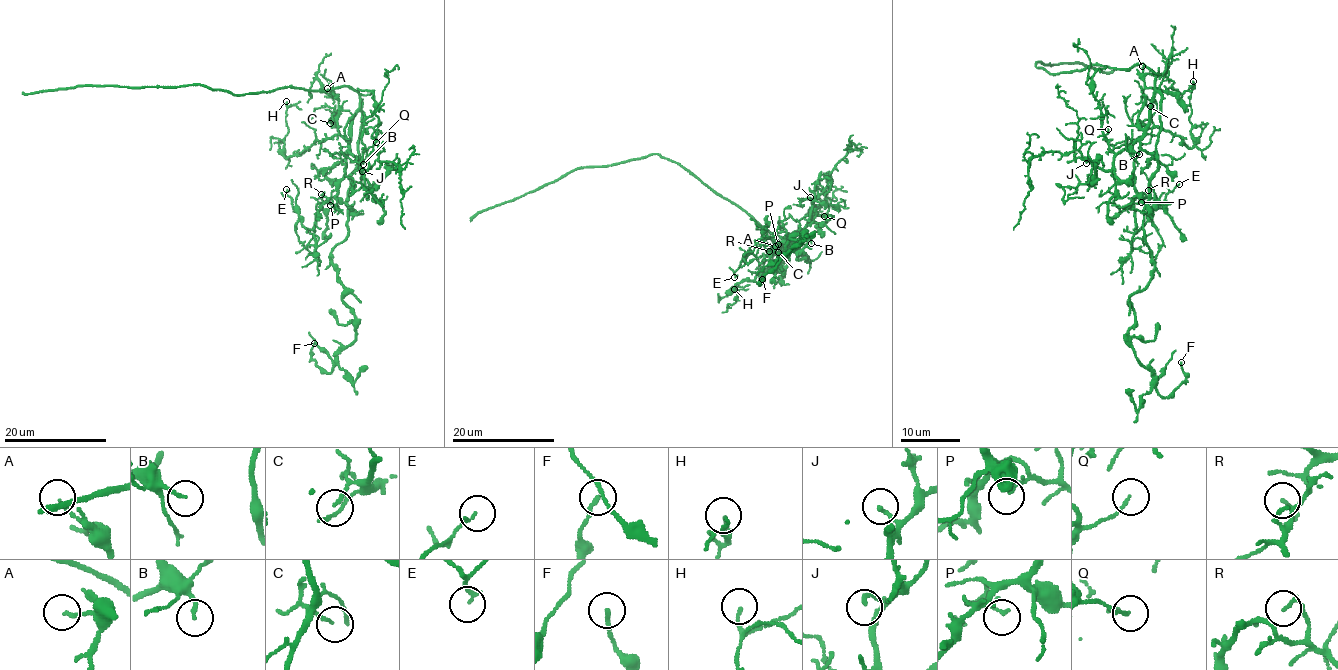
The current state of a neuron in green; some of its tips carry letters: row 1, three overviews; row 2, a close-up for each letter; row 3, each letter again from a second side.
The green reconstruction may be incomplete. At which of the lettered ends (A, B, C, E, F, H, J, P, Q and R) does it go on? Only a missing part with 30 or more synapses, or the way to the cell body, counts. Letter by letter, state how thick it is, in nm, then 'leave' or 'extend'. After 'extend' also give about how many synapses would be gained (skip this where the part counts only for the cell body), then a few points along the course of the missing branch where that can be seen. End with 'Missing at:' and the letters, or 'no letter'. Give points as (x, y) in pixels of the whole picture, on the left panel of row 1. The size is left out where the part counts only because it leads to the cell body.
A: 130 nm thick; leave
B: 110 nm thick; leave
C: 110 nm thick; leave
E: 140 nm thick; leave
F: 170 nm thick; leave
H: 90 nm thick; leave
J: 170 nm thick; leave
P: 170 nm thick; leave
Q: 80 nm thick; leave
R: 150 nm thick; leave
Missing at: no letter

